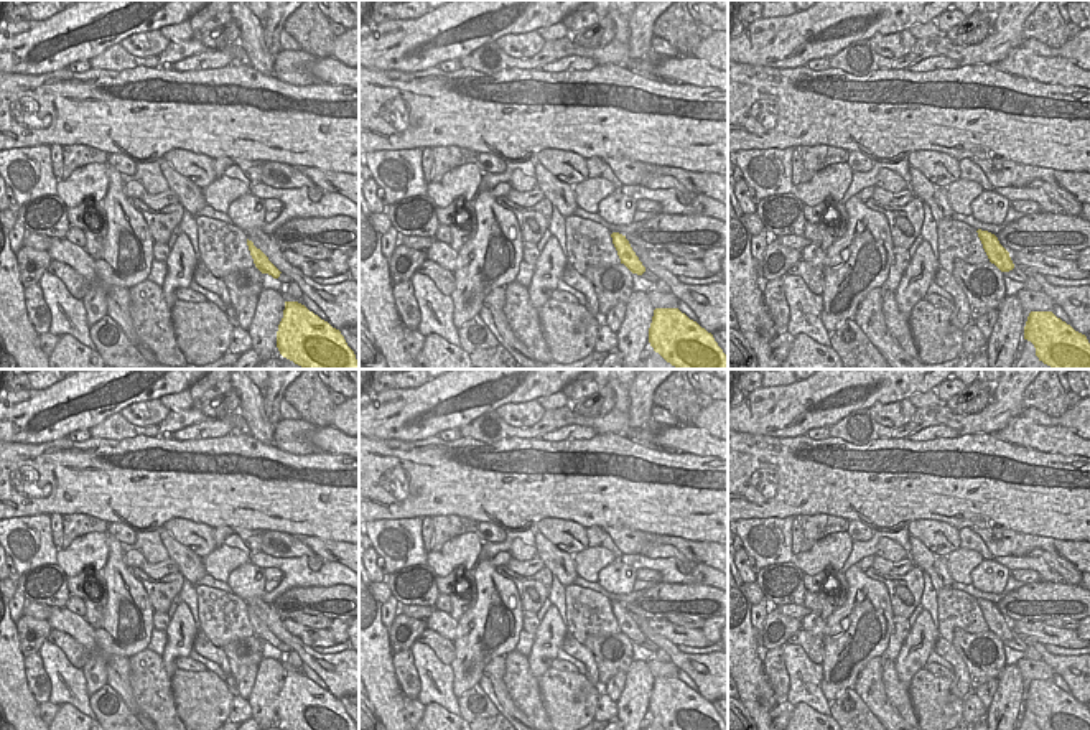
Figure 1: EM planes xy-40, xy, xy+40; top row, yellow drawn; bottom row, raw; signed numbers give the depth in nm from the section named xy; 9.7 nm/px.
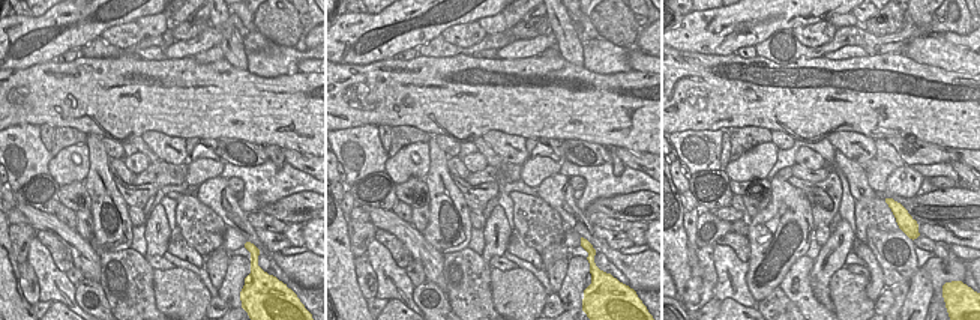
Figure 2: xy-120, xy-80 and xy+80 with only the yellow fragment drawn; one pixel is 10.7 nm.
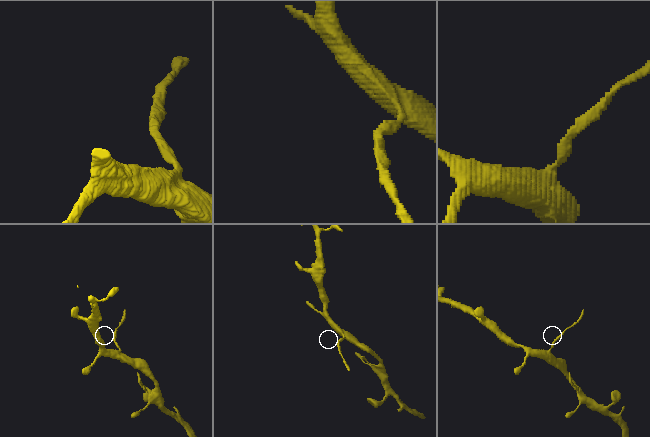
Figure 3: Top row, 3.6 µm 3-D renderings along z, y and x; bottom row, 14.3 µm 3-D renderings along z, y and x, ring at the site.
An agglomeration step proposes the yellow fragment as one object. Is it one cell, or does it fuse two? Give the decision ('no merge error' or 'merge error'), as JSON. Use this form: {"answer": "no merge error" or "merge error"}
{"answer": "merge error"}

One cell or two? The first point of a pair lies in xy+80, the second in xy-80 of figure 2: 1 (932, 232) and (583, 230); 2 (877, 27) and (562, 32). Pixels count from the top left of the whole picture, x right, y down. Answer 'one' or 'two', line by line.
1: two
2: two

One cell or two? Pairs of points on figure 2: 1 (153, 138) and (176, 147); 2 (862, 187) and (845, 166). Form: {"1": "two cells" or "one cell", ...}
{"1": "one cell", "2": "one cell"}

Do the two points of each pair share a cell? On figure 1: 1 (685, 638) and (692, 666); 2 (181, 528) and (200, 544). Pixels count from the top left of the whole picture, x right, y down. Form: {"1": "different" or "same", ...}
{"1": "different", "2": "same"}

